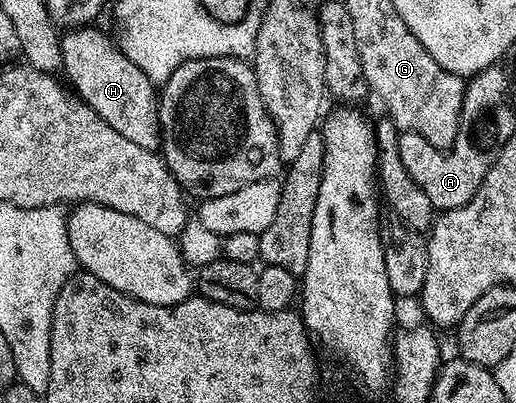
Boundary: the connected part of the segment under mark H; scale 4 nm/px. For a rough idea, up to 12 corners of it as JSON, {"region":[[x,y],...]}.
{"region":[[97,25],[61,37],[64,78],[115,133],[157,151],[159,91]]}

